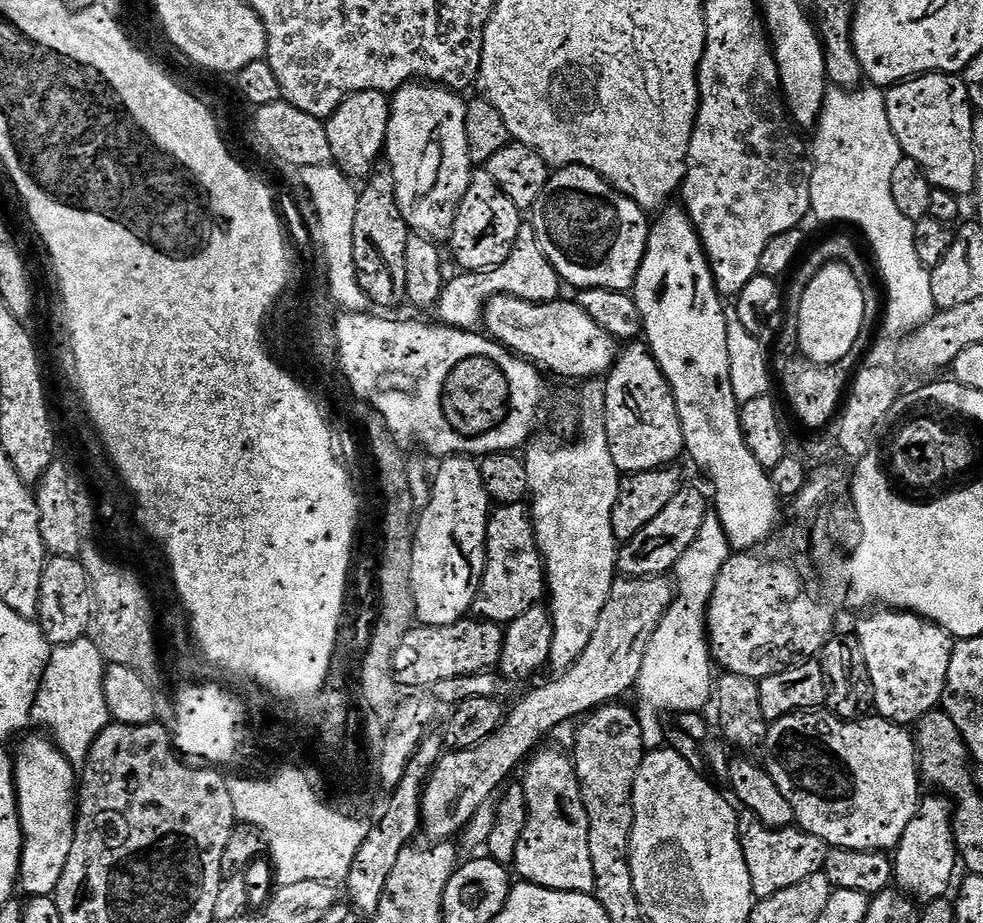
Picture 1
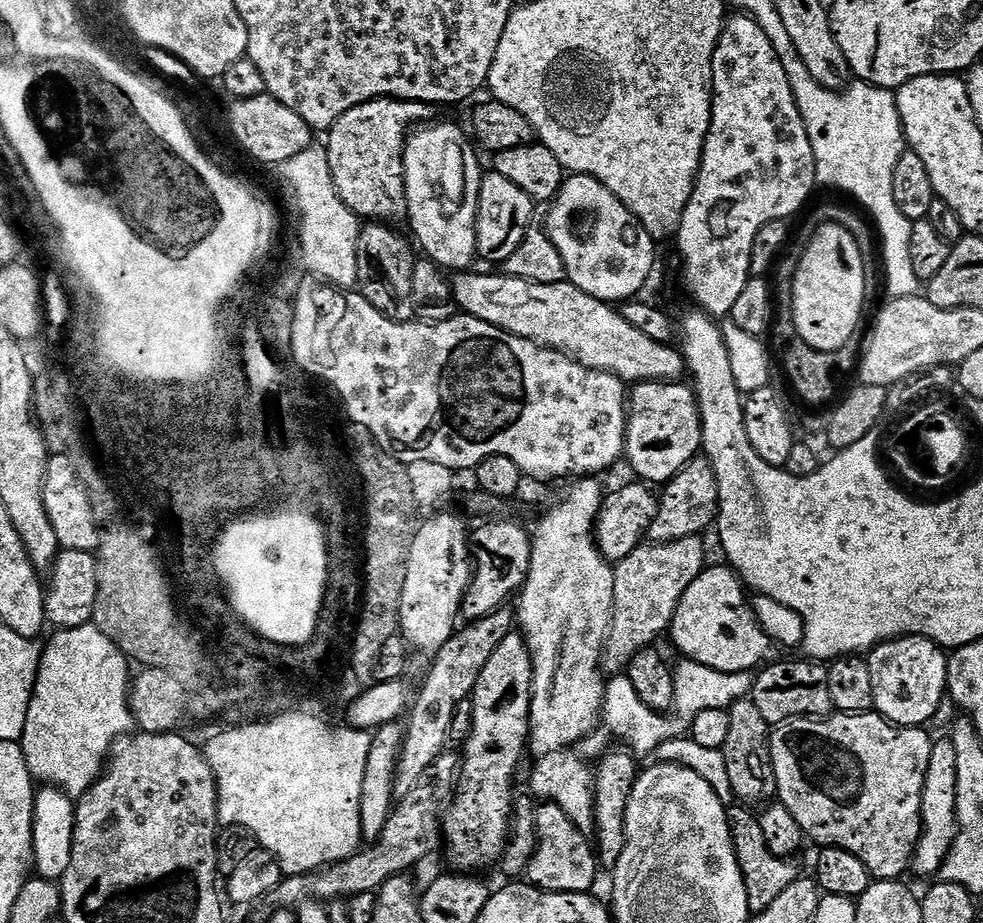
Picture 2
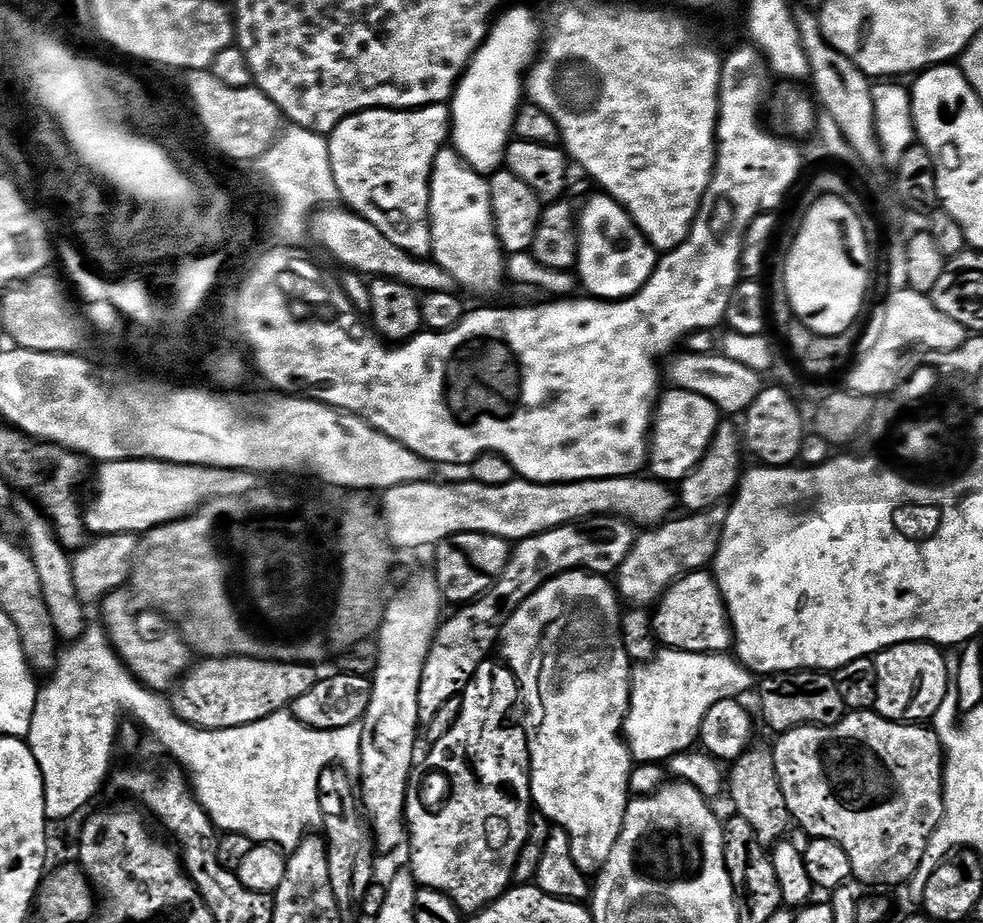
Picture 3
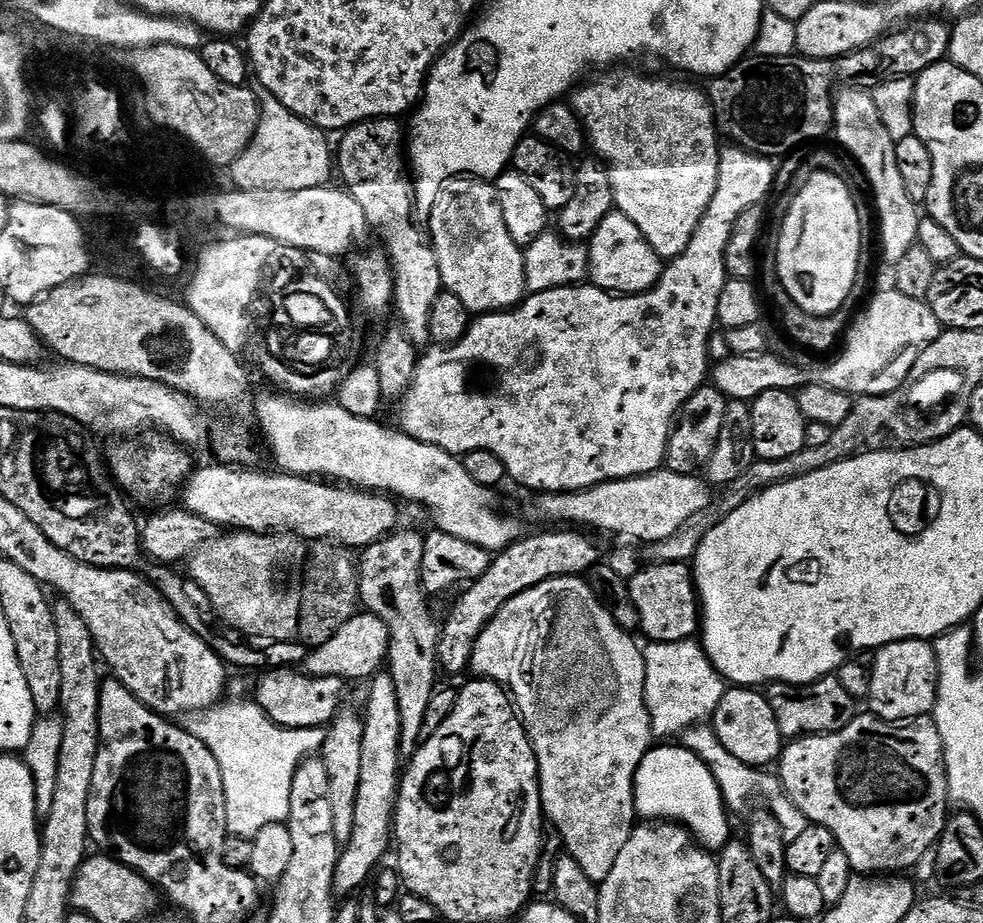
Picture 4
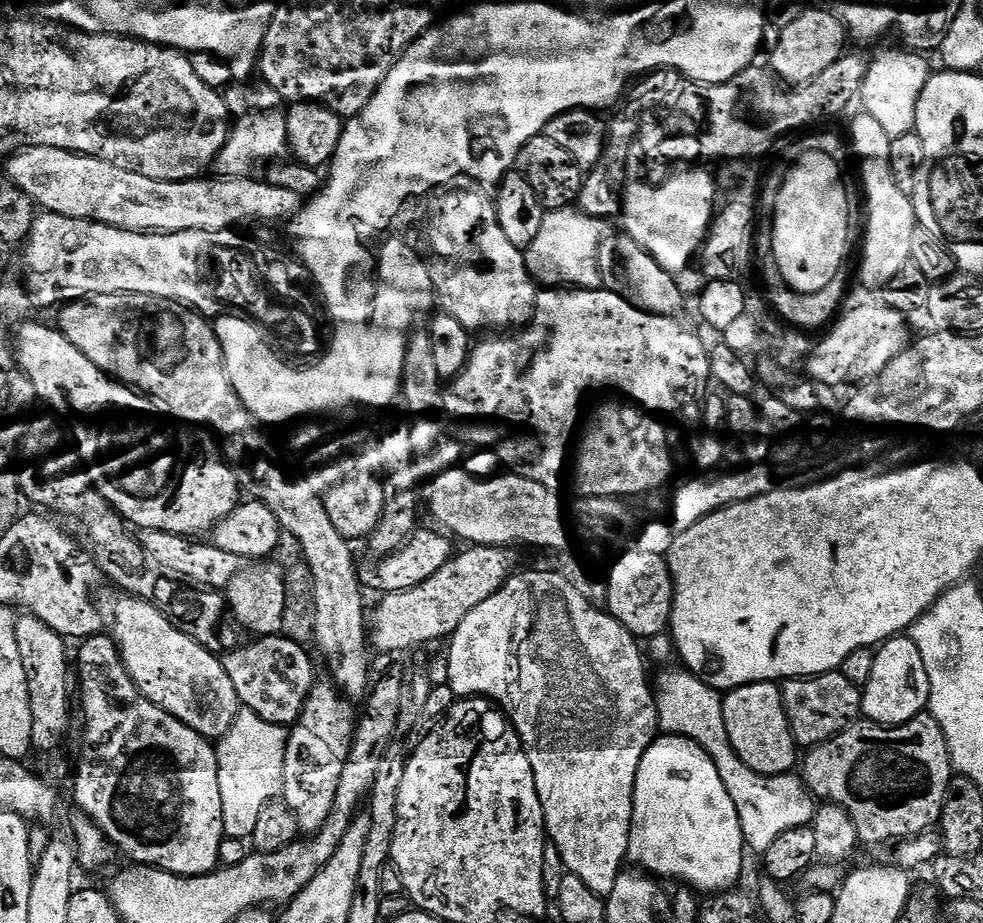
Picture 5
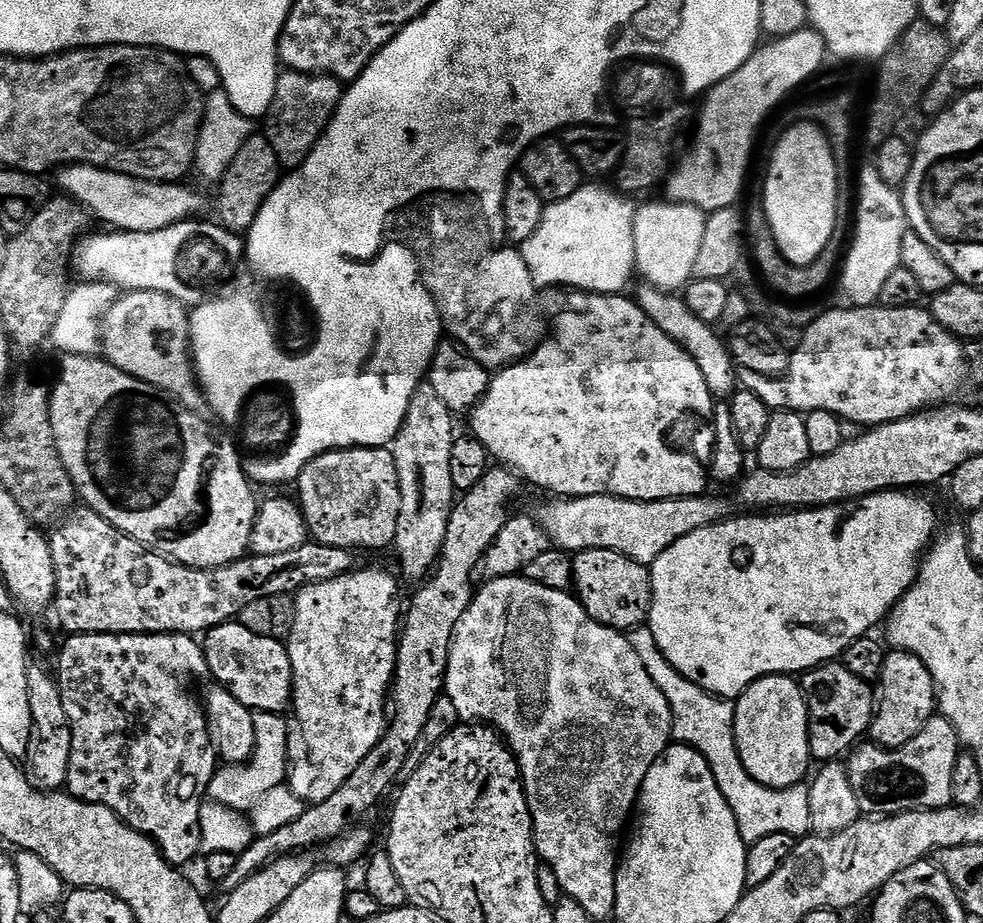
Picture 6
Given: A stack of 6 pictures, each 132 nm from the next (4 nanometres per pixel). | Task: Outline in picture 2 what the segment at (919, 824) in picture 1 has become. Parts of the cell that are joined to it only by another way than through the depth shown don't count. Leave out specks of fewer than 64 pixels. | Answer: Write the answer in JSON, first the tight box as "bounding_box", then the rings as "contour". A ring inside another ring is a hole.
{"bounding_box":[911,736,957,878],"contour":[[[944,736],[933,743],[930,763],[927,767],[926,782],[923,783],[921,836],[915,854],[912,855],[911,871],[926,878],[935,877],[957,836],[957,755],[951,737]]]}

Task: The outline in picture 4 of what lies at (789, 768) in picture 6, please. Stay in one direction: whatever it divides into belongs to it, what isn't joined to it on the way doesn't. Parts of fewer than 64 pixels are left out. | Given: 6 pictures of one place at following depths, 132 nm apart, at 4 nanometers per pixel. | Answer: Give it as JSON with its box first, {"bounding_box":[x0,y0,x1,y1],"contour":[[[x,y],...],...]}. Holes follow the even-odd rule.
{"bounding_box":[710,686,782,769],"contour":[[[752,686],[729,687],[710,717],[710,726],[716,731],[720,745],[751,768],[763,769],[779,761],[782,737],[768,697],[763,691]]]}

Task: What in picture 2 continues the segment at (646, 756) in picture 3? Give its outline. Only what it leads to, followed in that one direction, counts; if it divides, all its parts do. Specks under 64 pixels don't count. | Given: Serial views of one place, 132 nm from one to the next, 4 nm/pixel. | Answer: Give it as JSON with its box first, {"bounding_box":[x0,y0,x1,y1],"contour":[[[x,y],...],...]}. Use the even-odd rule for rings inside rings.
{"bounding_box":[576,661,755,761],"contour":[[[681,661],[677,665],[673,676],[675,678],[675,706],[672,714],[662,715],[650,710],[640,698],[634,684],[626,674],[615,675],[605,687],[604,711],[602,713],[602,725],[599,725],[591,735],[584,737],[576,745],[576,754],[587,761],[595,761],[601,758],[610,745],[610,733],[625,740],[627,749],[638,758],[648,756],[660,746],[660,744],[685,737],[692,728],[694,718],[698,713],[710,709],[726,710],[732,703],[745,699],[755,684],[752,672],[722,672],[711,670],[708,666],[692,661]]]}

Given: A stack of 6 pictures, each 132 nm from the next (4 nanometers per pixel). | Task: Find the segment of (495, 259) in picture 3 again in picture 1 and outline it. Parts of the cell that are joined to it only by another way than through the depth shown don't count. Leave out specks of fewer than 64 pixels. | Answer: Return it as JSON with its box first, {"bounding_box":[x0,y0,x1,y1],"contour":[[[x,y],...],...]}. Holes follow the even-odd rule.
{"bounding_box":[386,82,474,242],"contour":[[[413,82],[396,89],[390,100],[388,138],[386,141],[387,167],[396,187],[398,210],[413,233],[437,242],[447,241],[460,209],[462,198],[472,181],[474,161],[466,142],[465,97],[436,82]]]}

